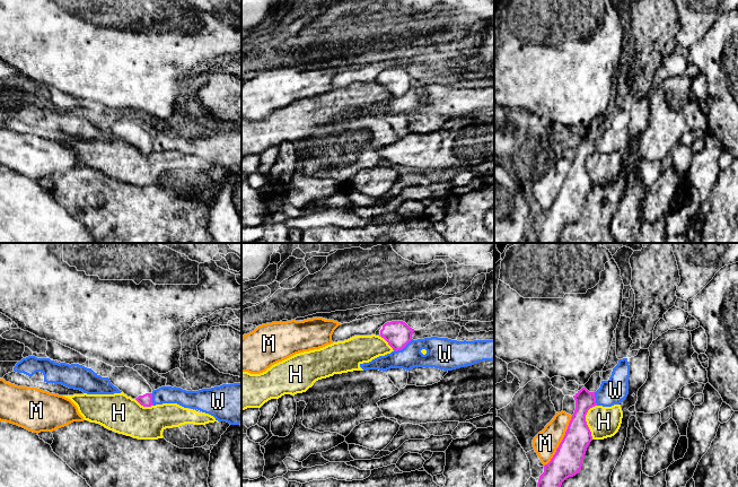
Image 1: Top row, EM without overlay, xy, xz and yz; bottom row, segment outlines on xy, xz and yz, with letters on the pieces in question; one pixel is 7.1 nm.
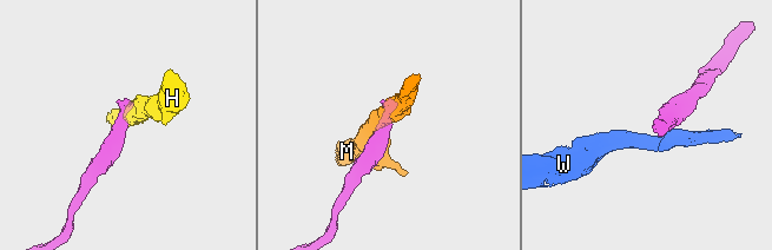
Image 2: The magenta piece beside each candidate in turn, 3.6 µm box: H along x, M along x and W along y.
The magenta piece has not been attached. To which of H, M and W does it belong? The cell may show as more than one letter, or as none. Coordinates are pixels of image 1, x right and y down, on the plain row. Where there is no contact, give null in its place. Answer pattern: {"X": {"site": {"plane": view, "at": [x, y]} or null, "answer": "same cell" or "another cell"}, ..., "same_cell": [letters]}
{"H": {"site": {"plane": "yz", "at": [585, 167]}, "answer": "another cell"}, "M": {"site": {"plane": "yz", "at": [562, 188]}, "answer": "another cell"}, "W": {"site": {"plane": "xz", "at": [403, 94]}, "answer": "another cell"}, "same_cell": []}

